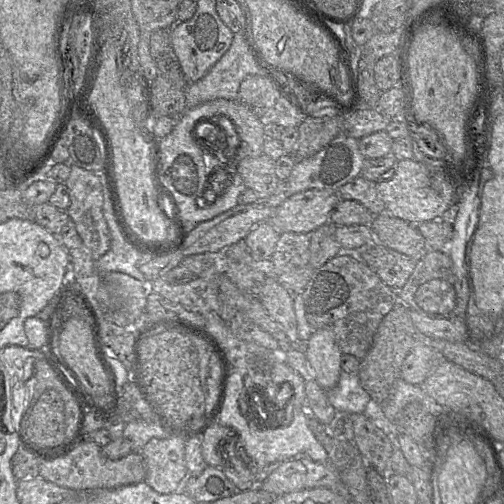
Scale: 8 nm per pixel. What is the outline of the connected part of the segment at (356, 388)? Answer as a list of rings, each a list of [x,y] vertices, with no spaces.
[[[341,371],[337,385],[326,393],[339,415],[364,413],[375,422],[385,420],[379,407],[374,406],[370,395],[362,388],[358,374]]]

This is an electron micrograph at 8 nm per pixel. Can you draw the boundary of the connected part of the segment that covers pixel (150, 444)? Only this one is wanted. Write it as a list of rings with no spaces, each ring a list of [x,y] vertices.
[[[170,435],[165,439],[152,438],[142,448],[144,481],[157,493],[174,493],[188,478],[185,445],[184,437]]]

